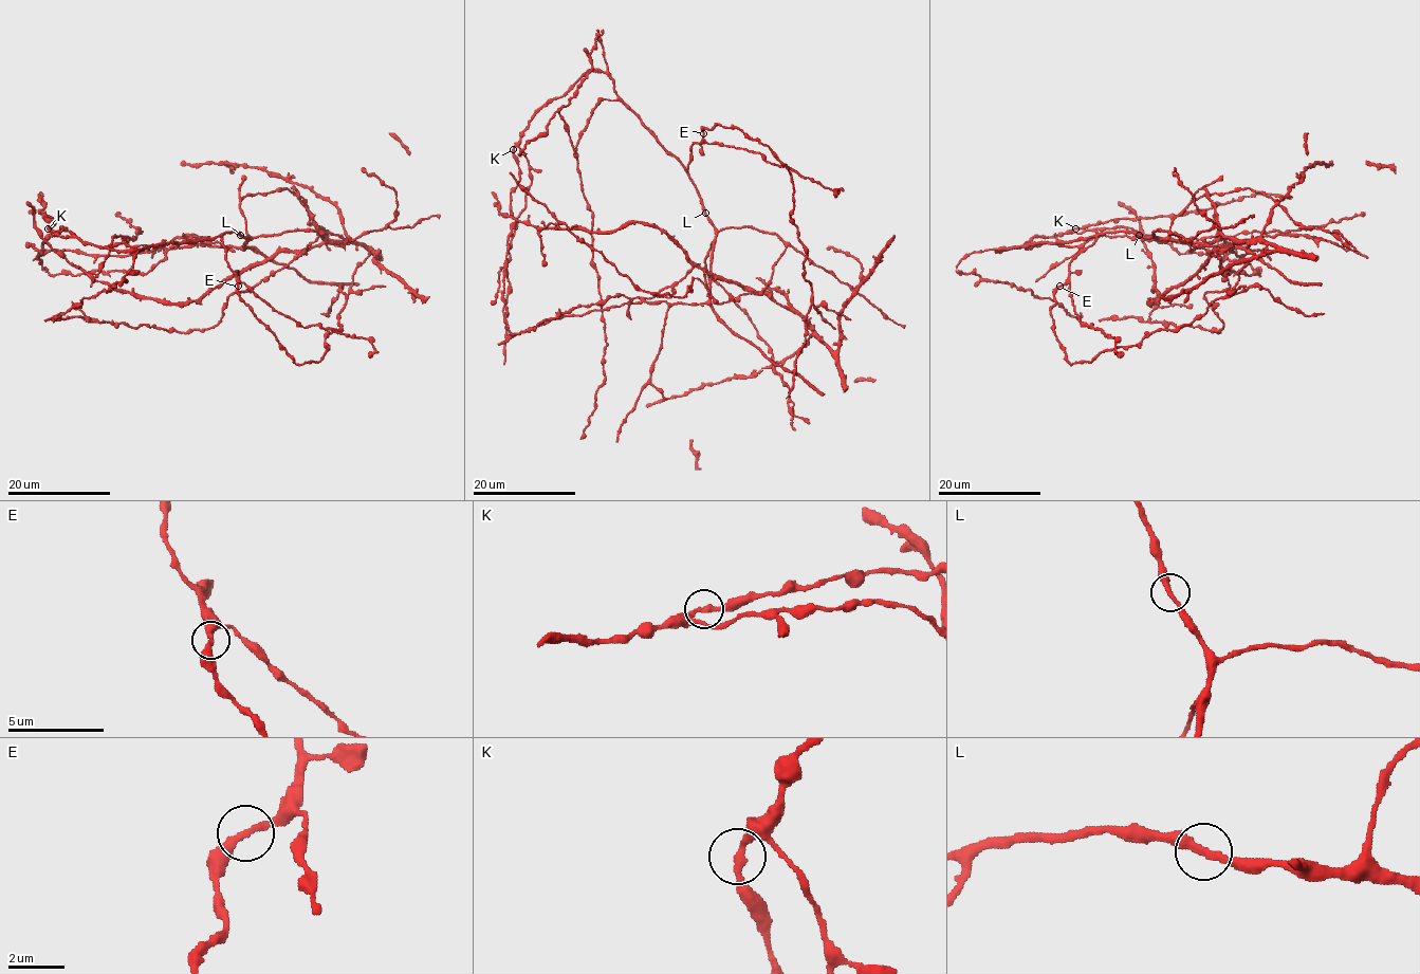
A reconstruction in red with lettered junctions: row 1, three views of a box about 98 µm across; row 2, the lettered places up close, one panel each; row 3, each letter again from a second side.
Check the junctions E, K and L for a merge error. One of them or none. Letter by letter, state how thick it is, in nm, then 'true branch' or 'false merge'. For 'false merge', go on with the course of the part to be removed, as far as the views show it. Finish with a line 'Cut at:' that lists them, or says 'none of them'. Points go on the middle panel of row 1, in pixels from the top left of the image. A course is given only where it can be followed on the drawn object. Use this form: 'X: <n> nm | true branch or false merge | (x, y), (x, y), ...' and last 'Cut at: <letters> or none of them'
E: 280 nm | true branch
K: 260 nm | true branch
L: 280 nm | true branch
Cut at: none of them

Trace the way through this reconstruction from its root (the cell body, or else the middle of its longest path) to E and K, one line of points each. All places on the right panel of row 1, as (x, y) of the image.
E: (1131, 233), (1101, 234), (1070, 263), (1068, 278), (1059, 287)
K: (1131, 233), (1107, 232), (1067, 241), (1029, 242), (997, 251), (1019, 247), (1034, 238), (1057, 236), (1076, 228)

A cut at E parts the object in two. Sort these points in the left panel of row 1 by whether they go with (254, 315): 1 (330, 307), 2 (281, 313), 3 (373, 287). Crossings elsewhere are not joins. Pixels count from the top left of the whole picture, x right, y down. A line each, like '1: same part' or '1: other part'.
1: same part
2: other part
3: same part

